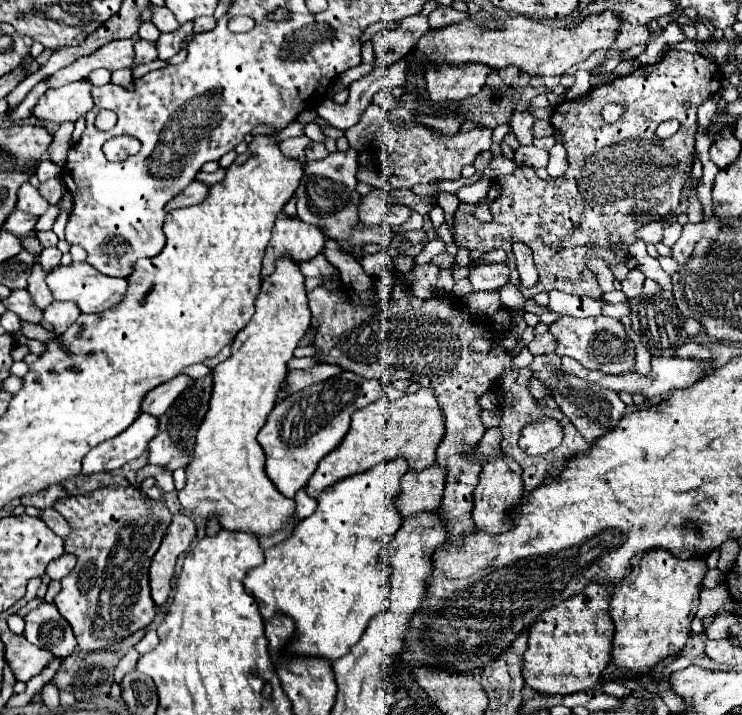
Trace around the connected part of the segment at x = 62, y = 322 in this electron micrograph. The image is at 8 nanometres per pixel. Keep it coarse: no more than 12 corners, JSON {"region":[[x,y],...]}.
{"region":[[54,301],[44,309],[42,323],[50,333],[64,333],[78,319],[78,307]]}

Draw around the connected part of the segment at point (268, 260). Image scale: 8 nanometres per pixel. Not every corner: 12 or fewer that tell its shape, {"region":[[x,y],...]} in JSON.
{"region":[[280,217],[262,259],[262,277],[280,255],[298,263],[324,247],[320,227]]}

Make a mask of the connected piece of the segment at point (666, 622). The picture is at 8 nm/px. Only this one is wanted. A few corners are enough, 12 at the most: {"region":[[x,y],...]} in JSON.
{"region":[[706,555],[632,559],[614,587],[612,661],[648,675],[690,637]]}

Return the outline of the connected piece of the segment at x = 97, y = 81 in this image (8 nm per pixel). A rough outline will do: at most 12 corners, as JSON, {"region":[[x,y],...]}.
{"region":[[106,69],[92,71],[86,79],[94,86],[111,81],[112,73]]}

